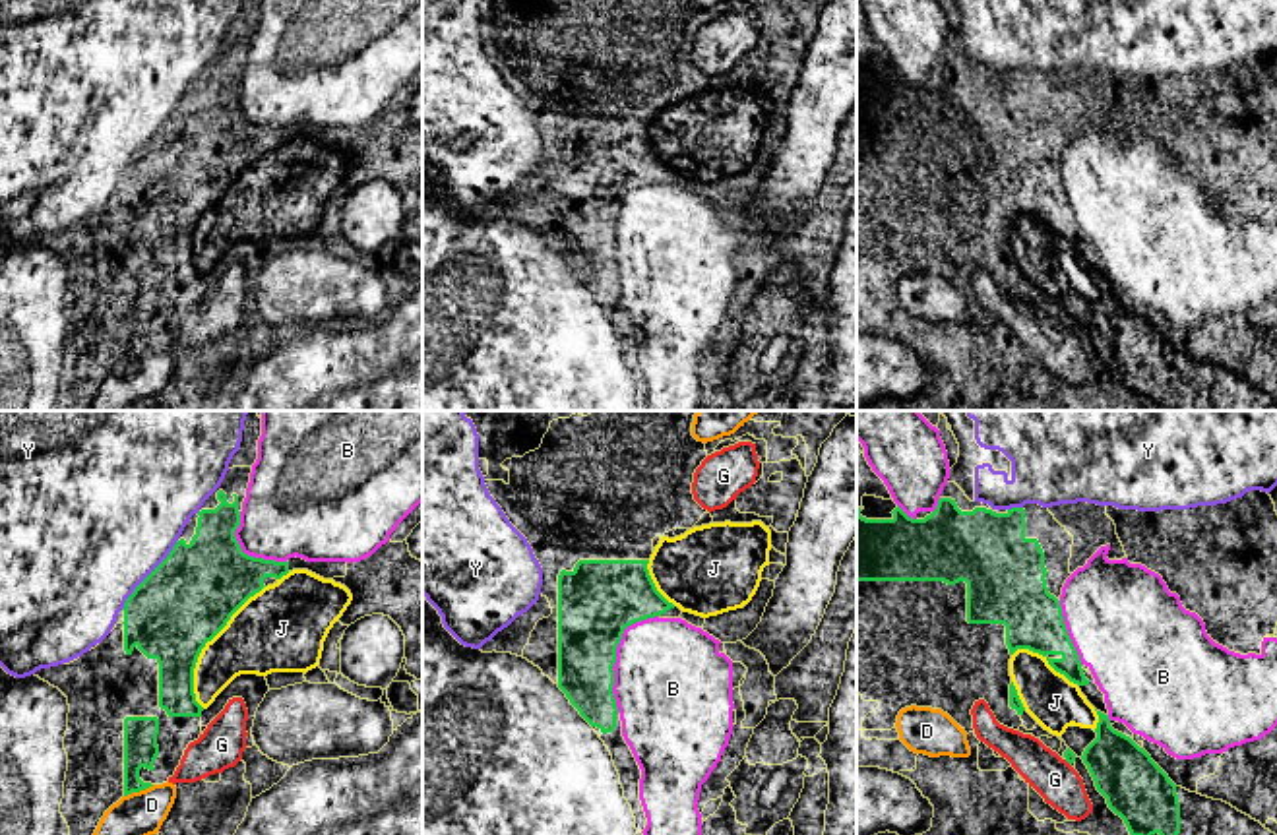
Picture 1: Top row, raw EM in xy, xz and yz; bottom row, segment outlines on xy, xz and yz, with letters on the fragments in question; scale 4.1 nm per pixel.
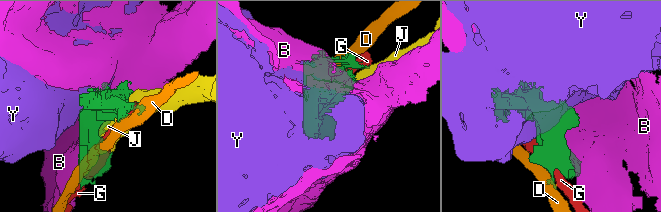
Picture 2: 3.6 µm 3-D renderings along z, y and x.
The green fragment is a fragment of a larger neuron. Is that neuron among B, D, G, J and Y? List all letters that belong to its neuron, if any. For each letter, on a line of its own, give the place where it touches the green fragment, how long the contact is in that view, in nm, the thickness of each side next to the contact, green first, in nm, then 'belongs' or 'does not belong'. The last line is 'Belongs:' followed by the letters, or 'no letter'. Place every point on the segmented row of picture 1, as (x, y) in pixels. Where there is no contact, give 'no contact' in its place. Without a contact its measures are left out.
B: meets green in xz at (615, 655); contact 440 nm long; 320 nm thick on the green side, 460 nm on the other; does not belong
D: meets green in xy at (138, 791); contact 140 nm long; 140 nm thick on the green side, 180 nm on the other; does not belong
G: meets green in yz at (1068, 762); contact 40 nm long; 50 nm thick on the green side, 180 nm on the other; does not belong
J: meets green in xy at (204, 646); contact 550 nm long; 380 nm thick on the green side, 300 nm on the other; belongs
Y: meets green in xy at (150, 574); contact 380 nm long; 380 nm thick on the green side, 500 nm on the other; does not belong
Belongs: J

